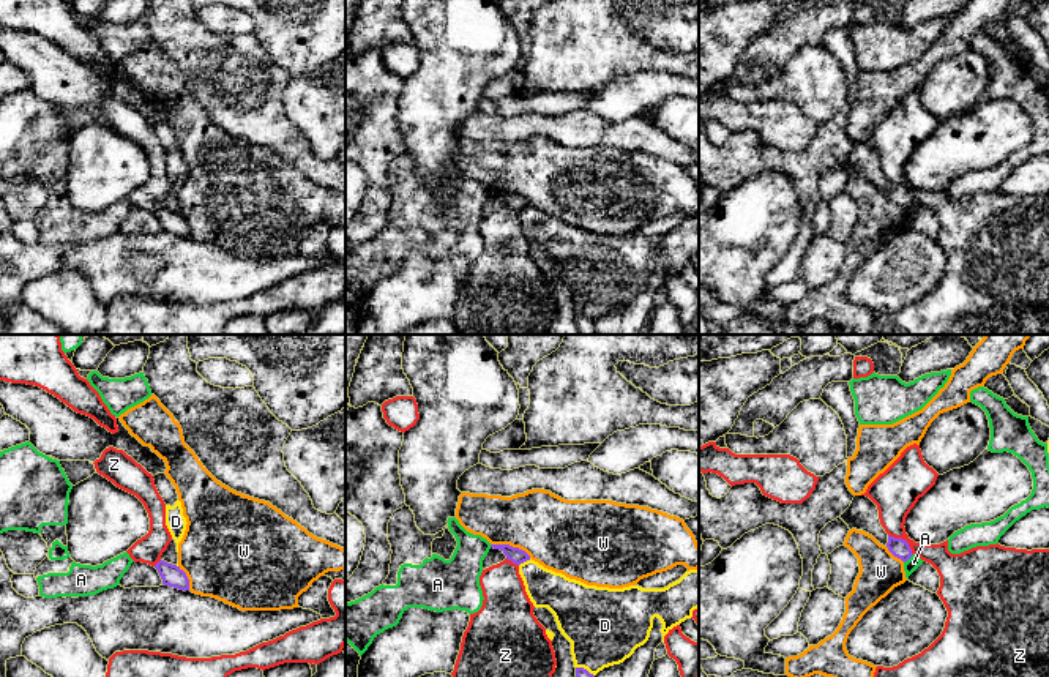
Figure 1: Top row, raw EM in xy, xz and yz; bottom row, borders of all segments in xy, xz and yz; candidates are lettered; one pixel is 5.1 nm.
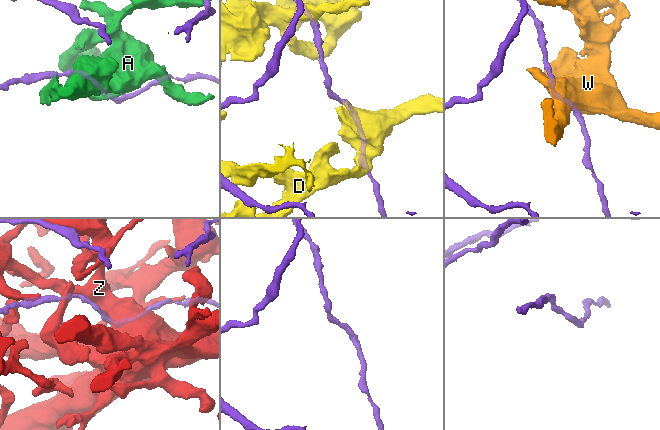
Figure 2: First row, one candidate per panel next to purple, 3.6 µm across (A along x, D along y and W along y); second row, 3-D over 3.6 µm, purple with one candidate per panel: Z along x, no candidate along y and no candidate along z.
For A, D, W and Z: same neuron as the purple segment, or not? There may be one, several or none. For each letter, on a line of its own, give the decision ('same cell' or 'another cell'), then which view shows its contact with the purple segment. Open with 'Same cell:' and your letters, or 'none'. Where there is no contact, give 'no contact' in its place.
Same cell: none
A: another cell; meets purple in yz
D: another cell; meets purple in xz
W: another cell; meets purple in xz
Z: another cell; meets purple in yz

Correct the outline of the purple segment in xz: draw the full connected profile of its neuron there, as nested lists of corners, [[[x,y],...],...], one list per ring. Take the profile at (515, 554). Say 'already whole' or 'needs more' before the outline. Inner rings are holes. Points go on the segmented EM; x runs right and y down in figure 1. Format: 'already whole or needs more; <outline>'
already whole; [[[491,544],[491,548],[500,549],[506,555],[506,559],[516,565],[521,565],[521,563],[530,560],[530,555],[525,551],[522,551],[519,548],[513,548],[510,544]]]

